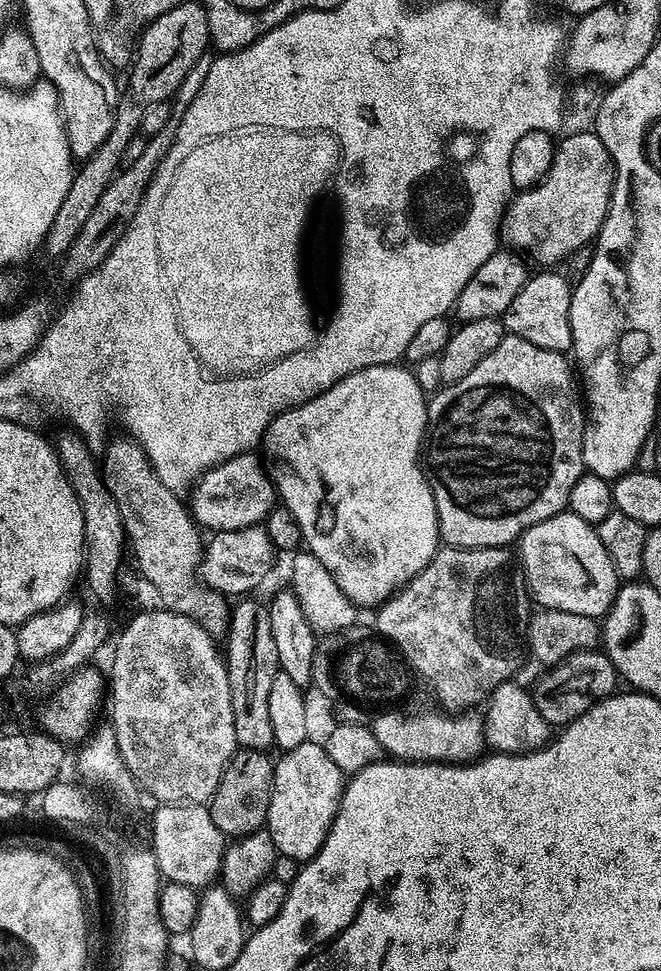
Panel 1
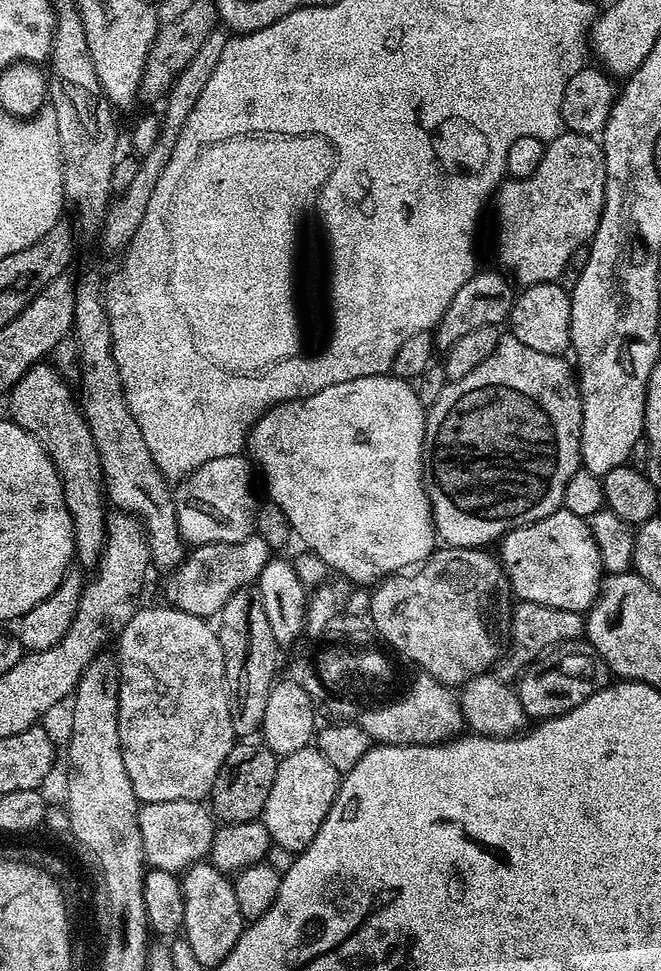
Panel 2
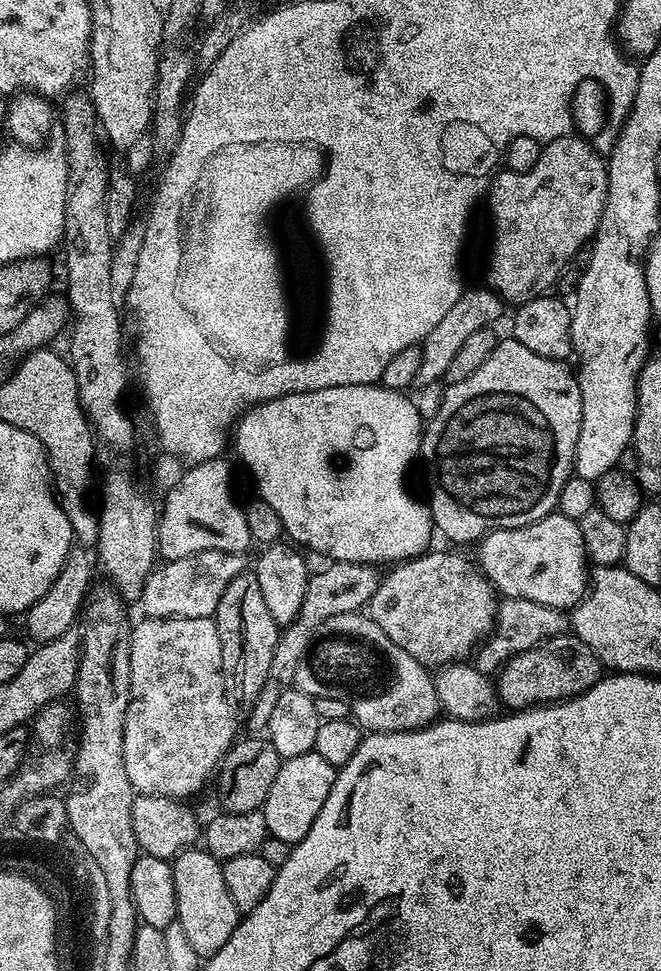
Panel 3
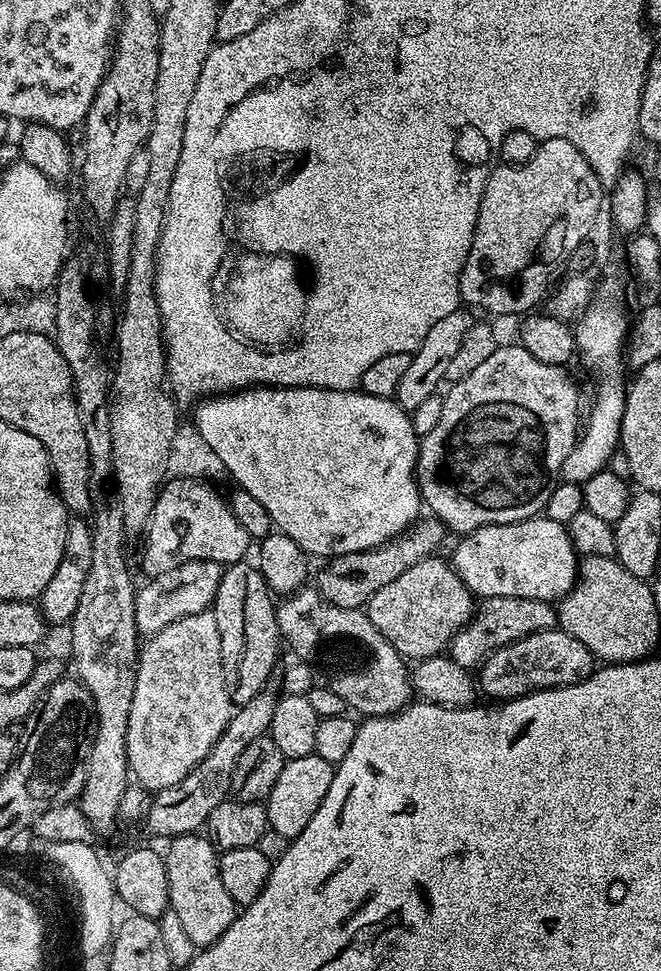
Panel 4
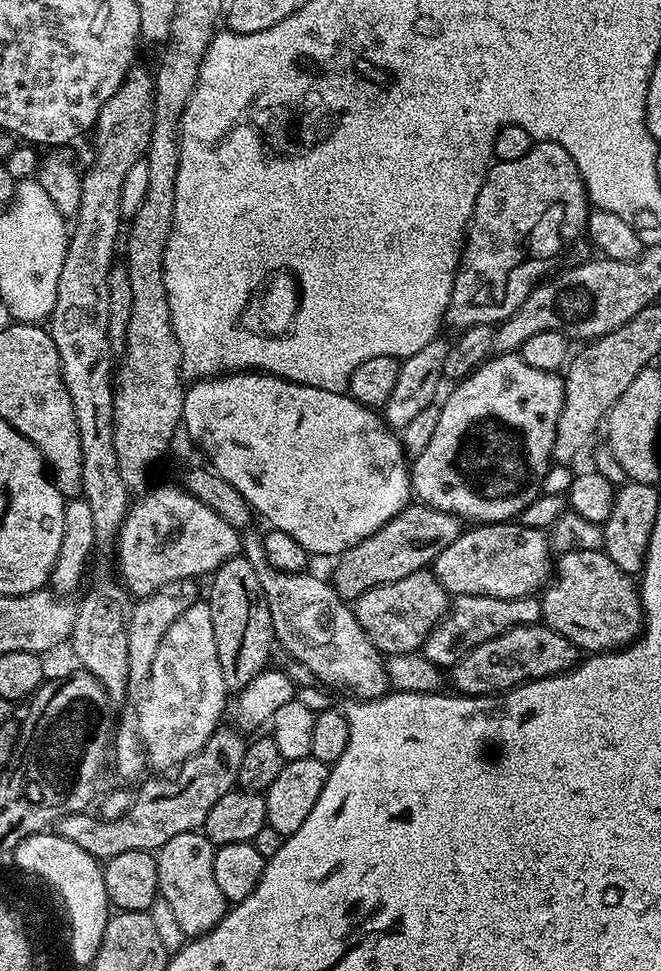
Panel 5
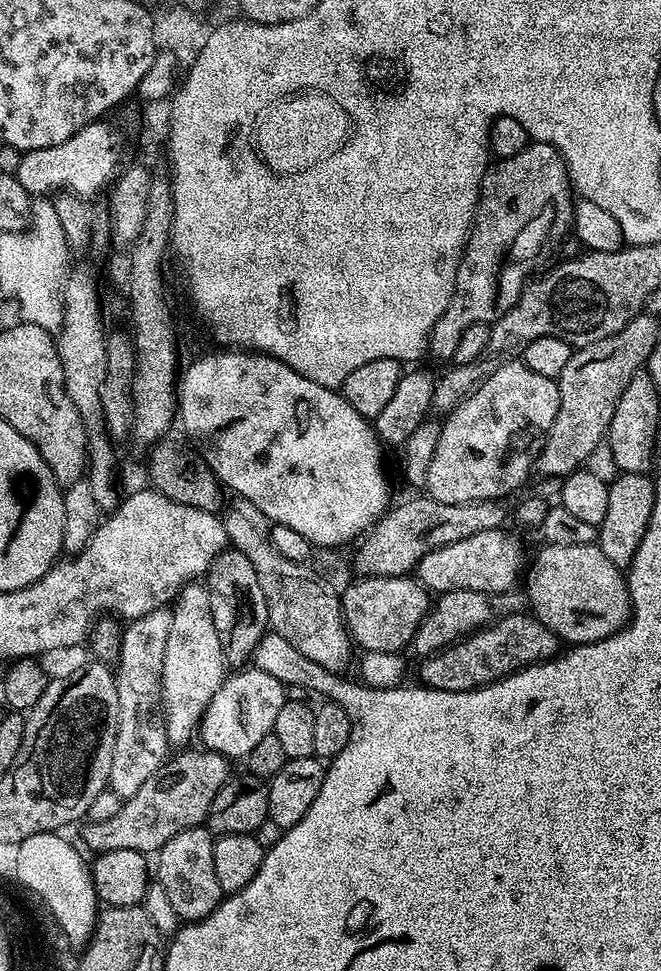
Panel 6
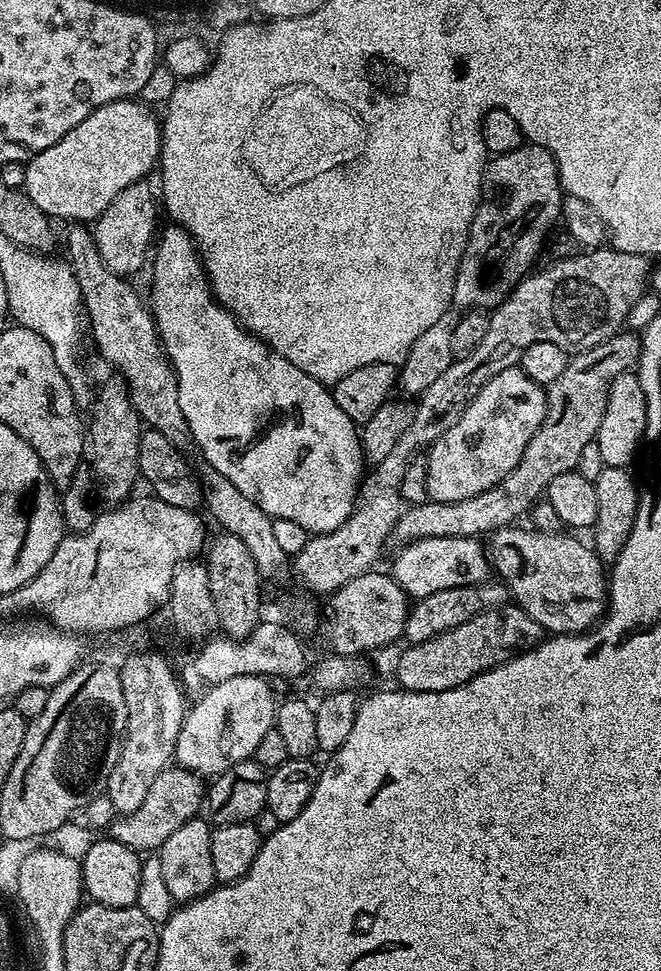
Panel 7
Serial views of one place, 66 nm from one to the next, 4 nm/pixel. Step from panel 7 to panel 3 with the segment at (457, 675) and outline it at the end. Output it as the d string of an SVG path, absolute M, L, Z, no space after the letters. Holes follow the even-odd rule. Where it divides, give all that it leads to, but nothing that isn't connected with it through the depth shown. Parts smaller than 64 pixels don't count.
M574 634L555 636L504 663L495 677L496 695L505 709L519 710L545 704L559 704L562 700L573 700L590 690L602 679L600 660Z

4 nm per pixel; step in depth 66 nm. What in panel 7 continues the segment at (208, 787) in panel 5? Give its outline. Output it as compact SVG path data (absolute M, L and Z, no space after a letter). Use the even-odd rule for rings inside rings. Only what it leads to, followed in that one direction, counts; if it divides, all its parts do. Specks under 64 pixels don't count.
M179 766L163 768L154 778L154 786L142 801L142 806L129 816L120 816L112 821L111 839L122 842L122 846L130 846L141 854L155 853L178 826L186 826L186 822L197 819L199 810L206 800L206 784L195 772L190 772Z

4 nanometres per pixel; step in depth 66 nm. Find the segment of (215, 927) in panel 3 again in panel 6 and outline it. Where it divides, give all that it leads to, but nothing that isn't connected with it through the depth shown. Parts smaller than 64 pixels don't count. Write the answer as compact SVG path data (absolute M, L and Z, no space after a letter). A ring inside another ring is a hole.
M204 826L174 834L174 838L155 853L154 876L184 922L211 916L226 895L214 874L214 836Z

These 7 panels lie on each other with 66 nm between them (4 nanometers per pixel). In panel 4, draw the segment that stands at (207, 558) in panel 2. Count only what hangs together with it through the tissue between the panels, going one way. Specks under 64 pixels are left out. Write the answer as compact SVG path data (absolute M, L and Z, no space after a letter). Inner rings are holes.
M185 560L162 574L148 578L144 585L141 583L136 589L136 605L134 606L137 633L144 638L156 636L158 630L166 630L166 626L170 626L170 622L174 622L178 618L209 611L218 594L221 571L222 565L213 560Z

